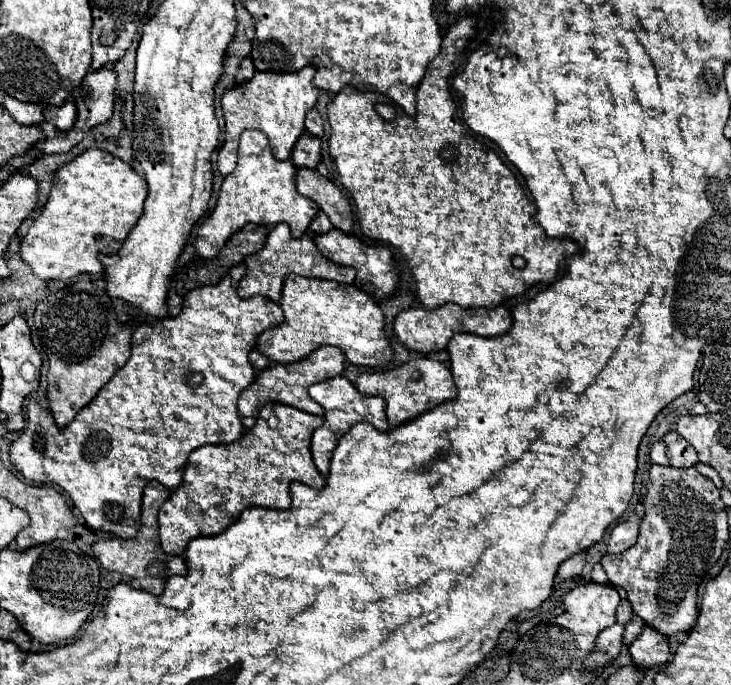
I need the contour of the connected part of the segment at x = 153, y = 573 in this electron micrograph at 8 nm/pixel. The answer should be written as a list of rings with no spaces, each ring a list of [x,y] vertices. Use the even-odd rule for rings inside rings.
[[[150,481],[144,489],[144,499],[142,499],[142,521],[140,521],[140,529],[138,535],[134,539],[104,539],[94,543],[94,555],[96,559],[102,563],[102,567],[110,569],[110,571],[118,571],[124,573],[132,579],[138,579],[142,589],[152,593],[152,595],[160,595],[164,591],[166,581],[172,575],[186,575],[186,561],[182,555],[168,555],[160,549],[160,541],[158,541],[158,509],[160,505],[170,497],[170,489],[164,487],[158,481]]]

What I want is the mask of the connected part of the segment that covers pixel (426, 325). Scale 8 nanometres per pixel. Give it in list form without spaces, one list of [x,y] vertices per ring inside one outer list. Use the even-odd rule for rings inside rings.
[[[446,303],[436,309],[412,307],[412,309],[402,311],[394,321],[394,333],[400,339],[400,343],[404,343],[408,349],[418,351],[422,355],[446,349],[446,345],[454,333],[474,333],[474,335],[482,335],[482,337],[492,337],[492,335],[504,335],[510,327],[512,327],[512,313],[508,309],[504,309],[502,305],[492,307],[492,309],[478,309],[478,307],[464,309],[464,307],[452,305],[452,303]]]

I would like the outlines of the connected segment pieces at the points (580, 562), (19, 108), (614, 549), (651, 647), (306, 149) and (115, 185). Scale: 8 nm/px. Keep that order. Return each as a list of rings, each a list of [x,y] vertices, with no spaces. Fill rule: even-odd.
[[[580,551],[580,553],[576,553],[576,555],[572,555],[570,559],[566,559],[562,565],[560,565],[560,569],[558,569],[558,581],[570,581],[570,579],[574,579],[574,577],[578,577],[580,575],[580,571],[582,571],[582,567],[584,567],[584,559],[586,557],[586,553],[584,551]]]
[[[4,97],[4,107],[8,109],[8,113],[20,123],[20,125],[36,125],[42,123],[42,107],[36,103],[20,103],[12,97]]]
[[[638,503],[634,507],[634,511],[630,513],[630,517],[620,521],[612,529],[612,535],[610,535],[610,541],[608,541],[608,547],[606,547],[608,553],[624,553],[626,549],[630,549],[636,543],[638,525],[642,521],[642,515],[644,515],[644,507],[642,507],[642,503]]]
[[[644,625],[642,633],[630,645],[630,655],[632,655],[632,661],[640,669],[664,667],[666,661],[668,661],[668,657],[670,657],[668,639],[664,639],[664,635],[660,635],[652,627]]]
[[[304,133],[304,135],[296,141],[294,151],[292,151],[292,161],[294,161],[294,165],[306,167],[306,169],[316,169],[318,163],[320,163],[320,159],[322,159],[320,139],[314,137],[314,135]]]
[[[88,149],[78,155],[74,161],[66,163],[56,171],[54,183],[48,197],[48,203],[34,219],[26,237],[20,241],[22,259],[30,265],[32,273],[40,279],[72,279],[80,273],[102,273],[102,263],[98,261],[98,253],[114,255],[120,251],[124,239],[138,223],[144,213],[144,201],[148,195],[146,181],[122,159],[110,155],[102,149]]]

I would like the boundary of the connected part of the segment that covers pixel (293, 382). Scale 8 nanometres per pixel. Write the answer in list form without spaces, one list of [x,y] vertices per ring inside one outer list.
[[[324,345],[324,347],[318,347],[316,351],[312,351],[310,357],[298,361],[298,363],[290,363],[290,365],[282,365],[282,363],[274,363],[270,365],[268,369],[264,369],[256,381],[252,385],[248,385],[240,399],[238,399],[238,413],[240,413],[240,419],[242,419],[242,425],[246,429],[250,429],[256,419],[258,419],[258,413],[260,409],[270,403],[270,401],[276,401],[276,403],[284,403],[284,405],[290,405],[290,407],[296,407],[300,411],[306,411],[306,413],[312,413],[312,415],[324,415],[324,409],[314,401],[310,399],[308,395],[308,387],[314,385],[314,383],[320,383],[320,381],[326,381],[326,379],[332,379],[336,375],[342,375],[346,369],[346,357],[344,353],[338,349],[338,347],[330,347],[330,345]]]

